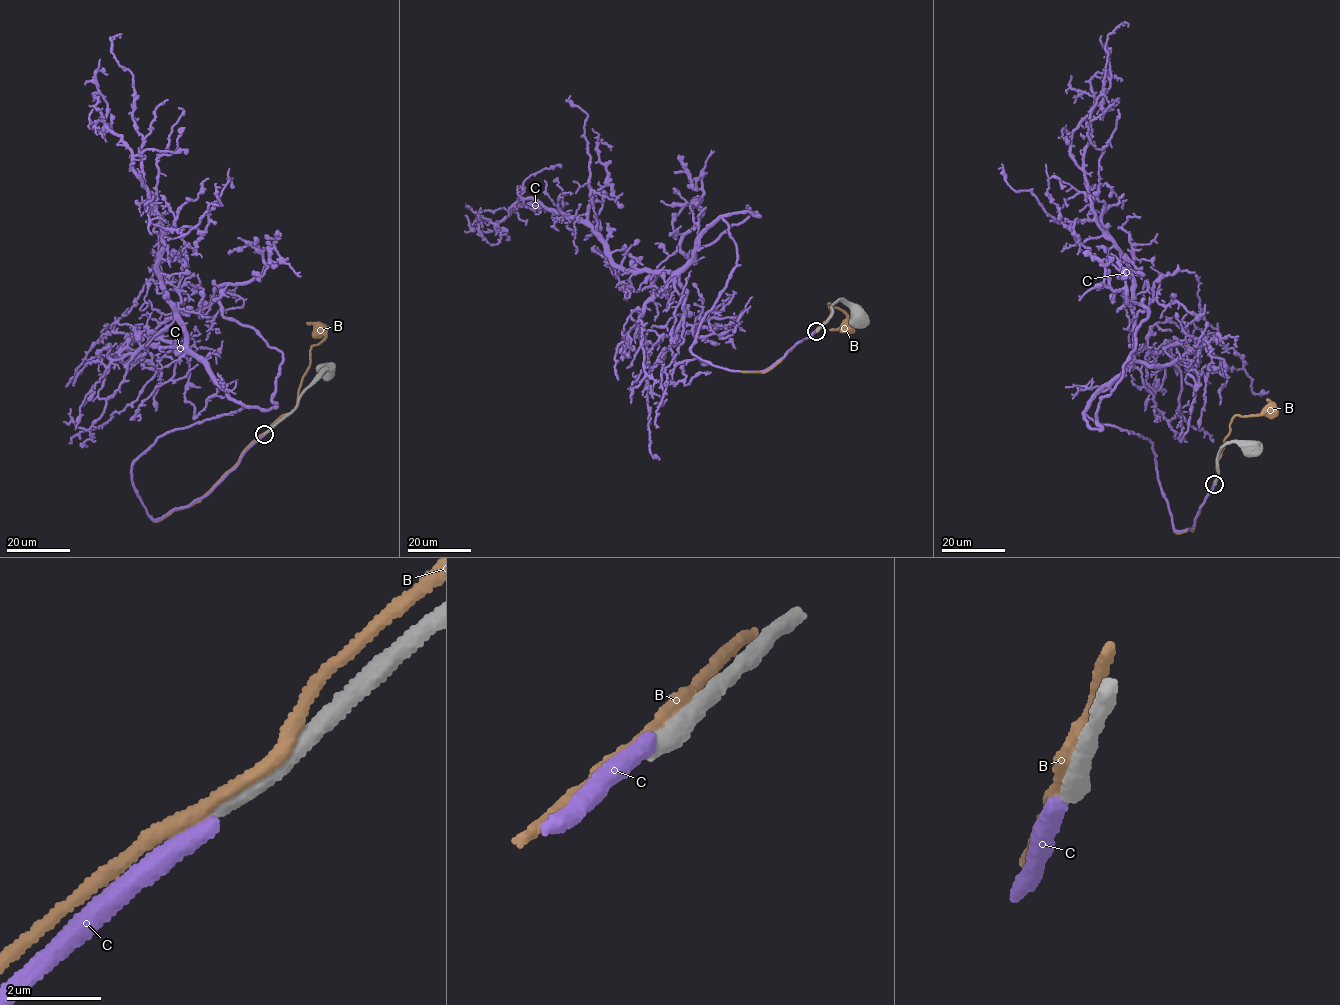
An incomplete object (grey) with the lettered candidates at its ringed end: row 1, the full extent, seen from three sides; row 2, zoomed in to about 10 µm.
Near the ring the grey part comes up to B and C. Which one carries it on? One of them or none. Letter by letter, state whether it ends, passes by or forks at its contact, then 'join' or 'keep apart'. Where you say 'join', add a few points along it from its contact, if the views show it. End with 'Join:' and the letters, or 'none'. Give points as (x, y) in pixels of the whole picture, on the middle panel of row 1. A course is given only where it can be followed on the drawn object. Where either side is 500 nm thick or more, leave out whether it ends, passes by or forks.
B: keep apart
C: it ends there; join; it runs (816, 331), (755, 372), (689, 352), (736, 265), (720, 217), (673, 272), (528, 203), (486, 223)
Join: C

